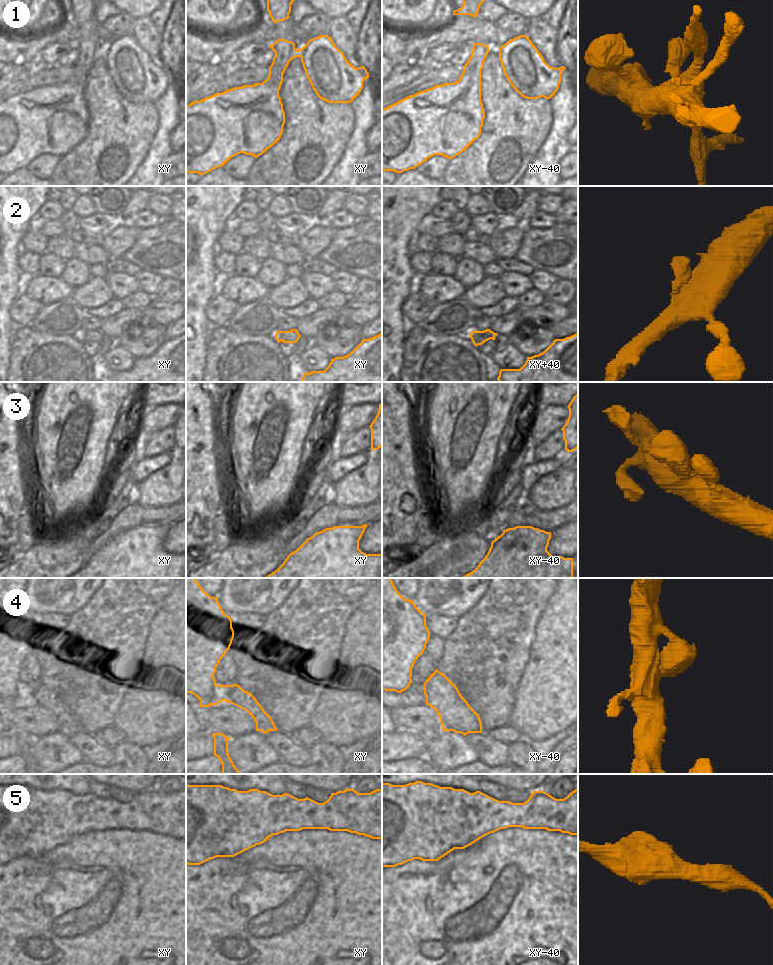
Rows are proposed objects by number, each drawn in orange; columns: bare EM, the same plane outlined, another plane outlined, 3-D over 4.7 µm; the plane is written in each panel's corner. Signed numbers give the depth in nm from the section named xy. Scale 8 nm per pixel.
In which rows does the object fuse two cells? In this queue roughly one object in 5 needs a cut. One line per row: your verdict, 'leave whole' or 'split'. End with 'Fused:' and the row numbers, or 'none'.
1: split
2: leave whole
3: leave whole
4: leave whole
5: leave whole
Fused: 1

